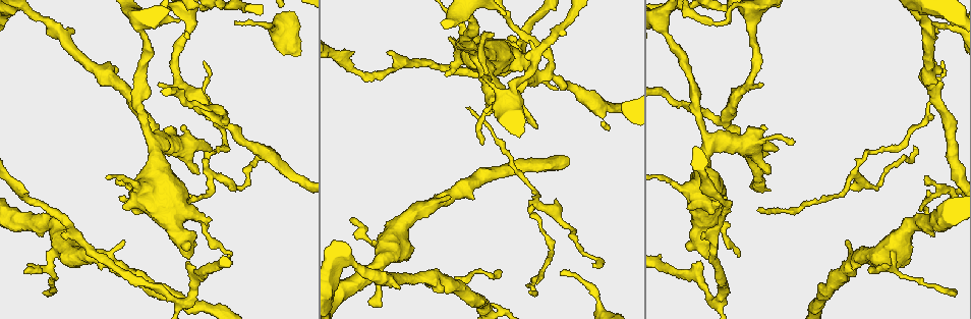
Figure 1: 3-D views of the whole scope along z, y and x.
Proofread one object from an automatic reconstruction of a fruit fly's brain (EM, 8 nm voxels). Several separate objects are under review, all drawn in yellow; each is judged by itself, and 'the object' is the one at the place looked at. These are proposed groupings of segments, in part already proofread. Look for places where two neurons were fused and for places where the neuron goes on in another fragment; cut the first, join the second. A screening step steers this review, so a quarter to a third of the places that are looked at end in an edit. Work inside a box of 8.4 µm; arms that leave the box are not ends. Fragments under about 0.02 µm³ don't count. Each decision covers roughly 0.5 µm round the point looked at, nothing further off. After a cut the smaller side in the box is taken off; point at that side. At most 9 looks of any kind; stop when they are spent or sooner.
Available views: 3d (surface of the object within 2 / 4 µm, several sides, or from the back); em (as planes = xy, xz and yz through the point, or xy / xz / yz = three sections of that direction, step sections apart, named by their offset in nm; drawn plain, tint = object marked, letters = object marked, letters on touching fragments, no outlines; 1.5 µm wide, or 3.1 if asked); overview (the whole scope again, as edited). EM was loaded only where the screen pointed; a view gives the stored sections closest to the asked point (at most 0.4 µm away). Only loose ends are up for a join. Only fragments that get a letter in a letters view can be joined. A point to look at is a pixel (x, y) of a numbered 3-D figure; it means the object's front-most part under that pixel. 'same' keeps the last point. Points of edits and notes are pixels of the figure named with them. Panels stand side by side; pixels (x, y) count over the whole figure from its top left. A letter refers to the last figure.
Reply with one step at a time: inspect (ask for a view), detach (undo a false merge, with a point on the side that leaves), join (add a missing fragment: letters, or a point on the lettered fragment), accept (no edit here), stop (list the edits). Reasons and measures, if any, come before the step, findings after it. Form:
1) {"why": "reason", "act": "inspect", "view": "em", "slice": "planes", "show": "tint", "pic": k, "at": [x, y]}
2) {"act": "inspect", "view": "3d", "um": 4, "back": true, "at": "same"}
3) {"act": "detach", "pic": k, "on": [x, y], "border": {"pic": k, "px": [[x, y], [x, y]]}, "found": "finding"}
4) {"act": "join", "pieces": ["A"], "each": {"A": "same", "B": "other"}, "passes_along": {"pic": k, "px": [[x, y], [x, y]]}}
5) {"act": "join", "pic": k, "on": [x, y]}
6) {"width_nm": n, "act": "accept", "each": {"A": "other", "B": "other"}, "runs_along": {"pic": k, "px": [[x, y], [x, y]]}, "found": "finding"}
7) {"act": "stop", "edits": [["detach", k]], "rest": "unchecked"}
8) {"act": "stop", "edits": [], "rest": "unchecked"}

{"why": "an open end", "act": "inspect", "view": "3d", "um": 2, "pic": 1, "at": [688, 208]}

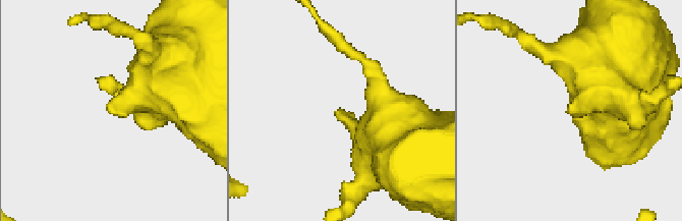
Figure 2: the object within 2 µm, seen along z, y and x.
{"act": "inspect", "view": "em", "slice": "planes", "show": "letters", "pic": 2, "at": [109, 111]}

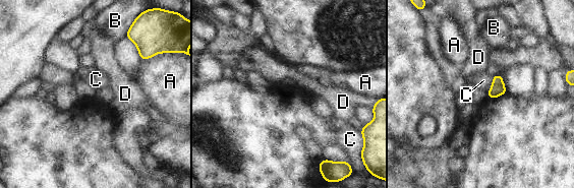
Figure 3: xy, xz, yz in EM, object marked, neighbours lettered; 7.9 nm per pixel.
{"act": "accept", "each": {"A": "other", "B": "other", "C": "other", "D": "other"}, "found": "none of them fits"}

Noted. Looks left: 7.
{"why": "tapers out", "act": "inspect", "view": "3d", "um": 4, "pic": 1, "at": [793, 140]}

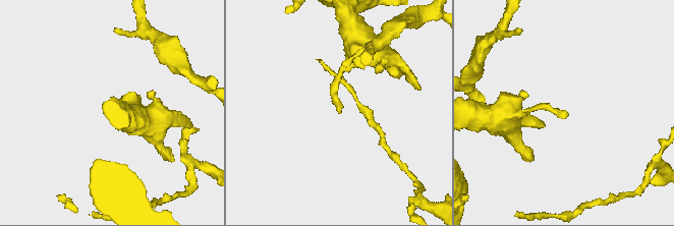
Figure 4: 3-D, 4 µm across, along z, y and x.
{"why": "shape alone is not enough", "act": "inspect", "view": "em", "slice": "planes", "show": "letters", "pic": 4, "at": [340, 111]}

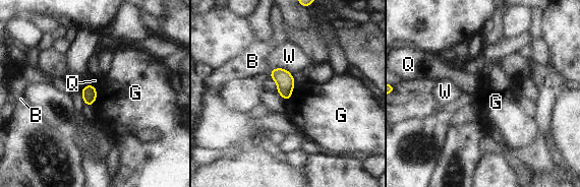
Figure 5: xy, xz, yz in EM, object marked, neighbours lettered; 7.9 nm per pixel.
{"act": "accept", "each": {"B": "other", "G": "other", "Q": "other", "W": "other"}, "border": {"pic": 5, "px": [[96, 87], [96, 99], [92, 105]]}, "found": "no lettered fragment goes on from it"}

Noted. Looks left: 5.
{"why": "tapers out", "act": "inspect", "view": "em", "slice": "planes", "show": "plain", "pic": 1, "at": [529, 293]}

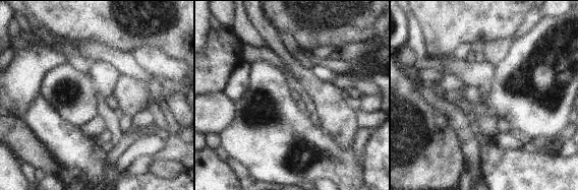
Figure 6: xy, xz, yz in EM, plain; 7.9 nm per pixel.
{"why": "what lies round it", "act": "inspect", "view": "em", "slice": "planes", "show": "letters", "at": "same"}

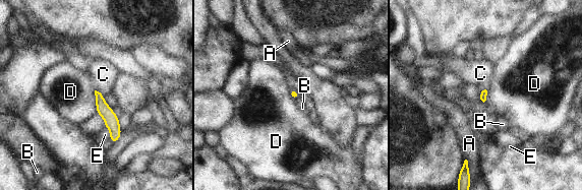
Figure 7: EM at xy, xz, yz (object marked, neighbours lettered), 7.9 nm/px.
{"act": "accept", "each": {"A": "other", "B": "other", "C": "other", "D": "other", "E": "other"}, "found": "no lettered fragment goes on from it"}

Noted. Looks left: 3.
{"why": "an open end", "act": "inspect", "view": "3d", "um": 4, "pic": 1, "at": [595, 264]}

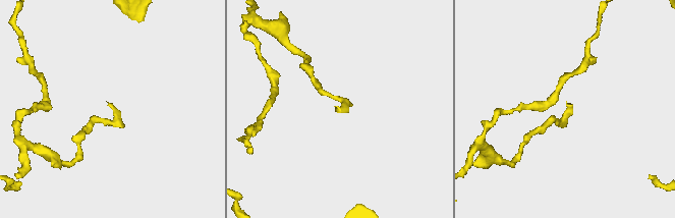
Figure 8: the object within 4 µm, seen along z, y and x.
{"act": "inspect", "view": "em", "slice": "xy", "step": 8, "show": "tint", "pic": 8, "at": [337, 106]}

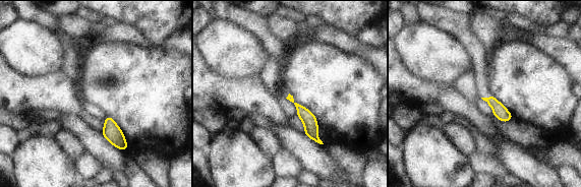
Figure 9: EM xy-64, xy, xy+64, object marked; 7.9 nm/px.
{"why": "cut it another way", "act": "inspect", "view": "em", "slice": "planes", "show": "letters", "at": "same"}

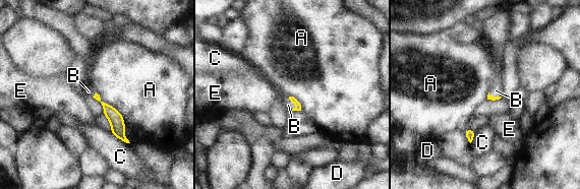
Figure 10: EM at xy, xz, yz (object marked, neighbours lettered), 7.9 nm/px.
{"act": "join", "pieces": ["B"], "each": {"A": "other", "B": "same", "C": "other", "D": "other", "E": "other"}, "passes_along": {"pic": 10, "px": [[298, 107], [292, 102], [288, 105]]}, "found": "it goes on there"}

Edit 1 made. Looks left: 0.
{"act": "stop", "edits": [["join", 10]], "rest": "unchecked"}

